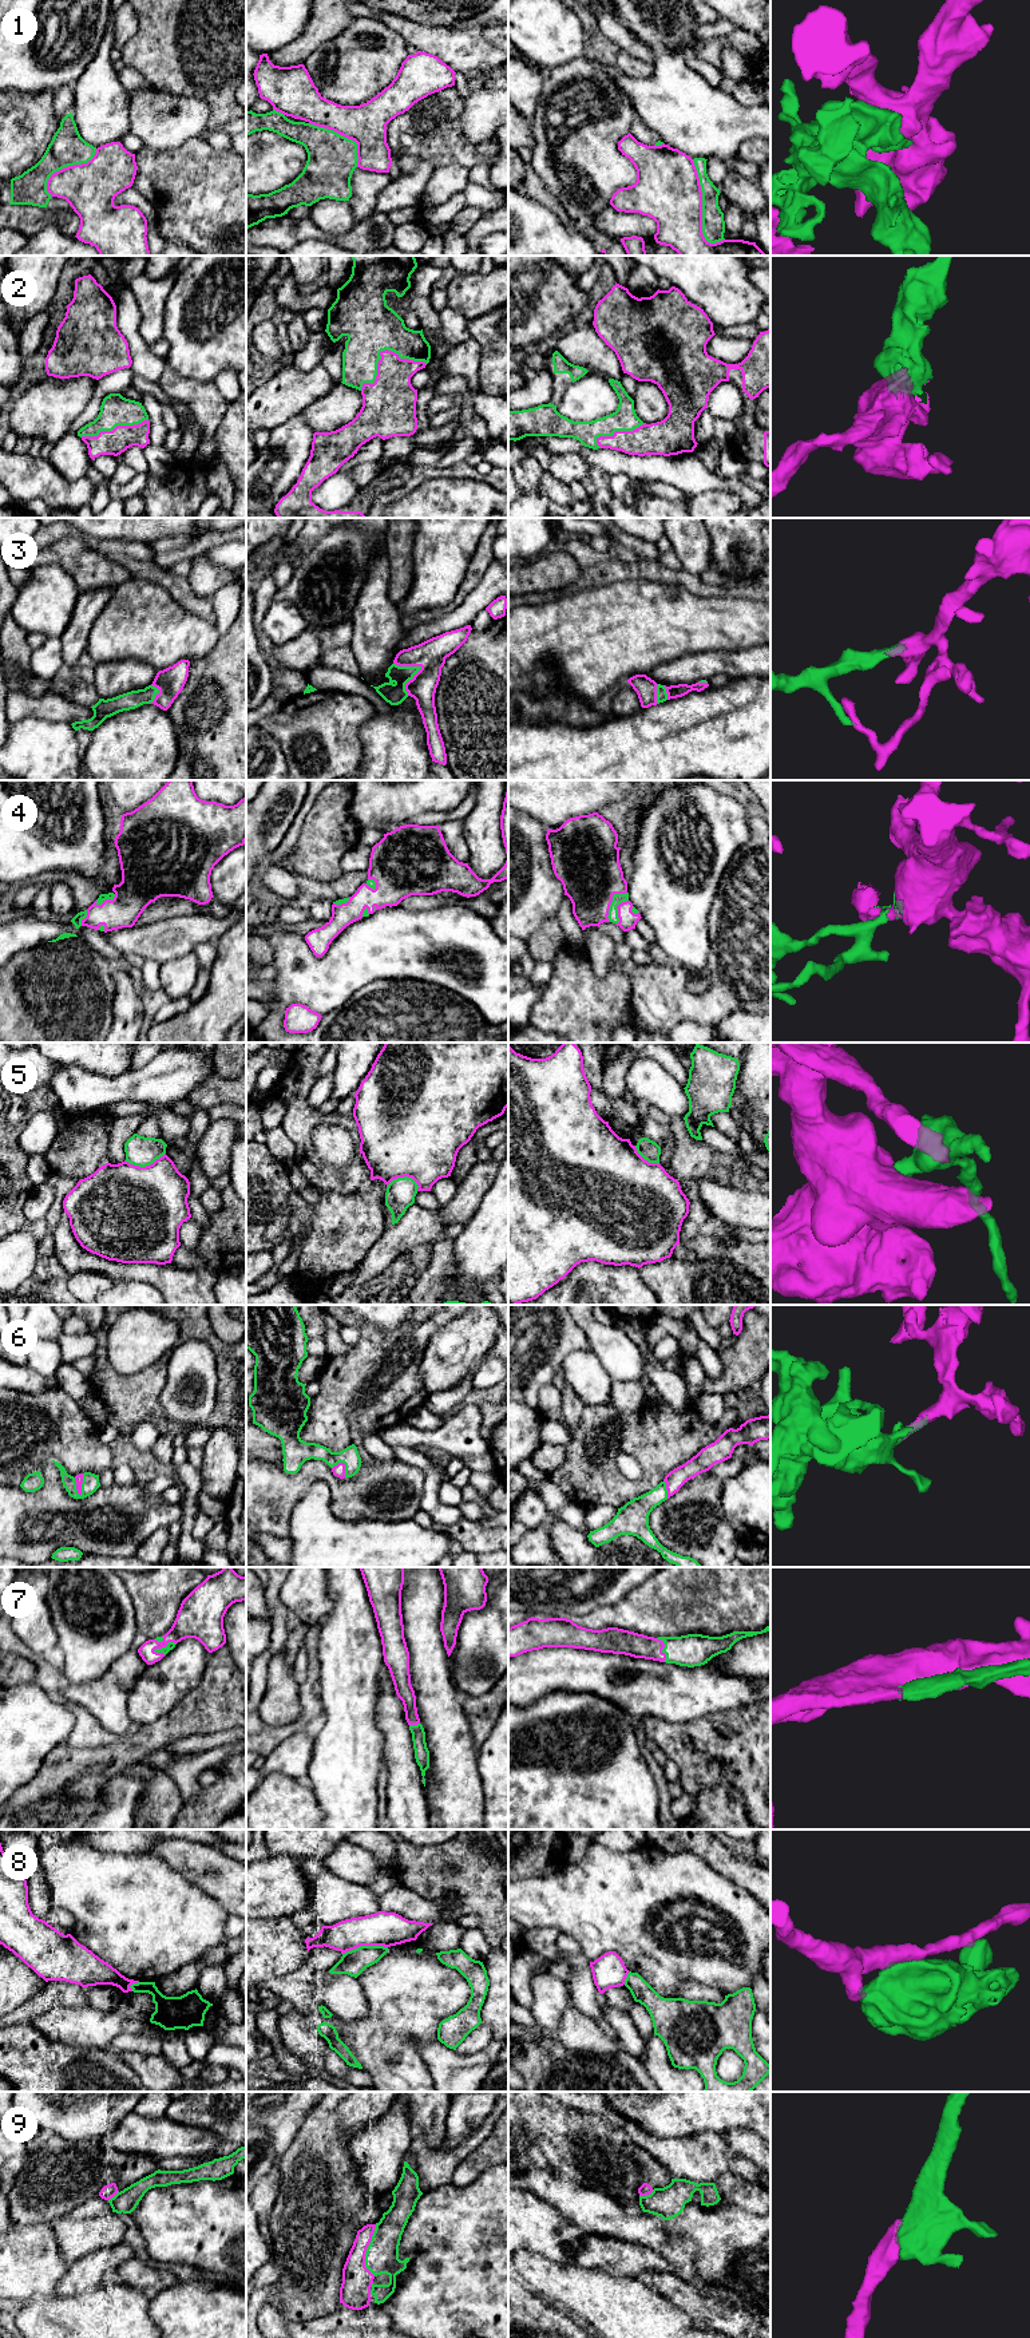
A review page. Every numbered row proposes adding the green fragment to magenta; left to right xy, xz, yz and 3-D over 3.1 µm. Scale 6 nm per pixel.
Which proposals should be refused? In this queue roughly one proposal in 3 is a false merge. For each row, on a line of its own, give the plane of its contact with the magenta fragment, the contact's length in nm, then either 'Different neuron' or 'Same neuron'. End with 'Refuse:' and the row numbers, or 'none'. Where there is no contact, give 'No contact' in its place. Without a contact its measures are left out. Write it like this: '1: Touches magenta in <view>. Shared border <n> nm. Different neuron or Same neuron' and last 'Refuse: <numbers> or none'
1: Touches magenta in yz. Shared border 550 nm. Different neuron
2: Touches magenta in xz. Shared border 440 nm. Same neuron
3: Touches magenta in xz. Shared border 220 nm. Same neuron
4: Touches magenta in yz. Shared border 220 nm. Same neuron
5: Touches magenta in xy. Shared border 260 nm. Different neuron
6: Touches magenta in xy. Shared border 140 nm. Same neuron
7: Touches magenta in xy. Shared border 150 nm. Same neuron
8: Touches magenta in xz. Shared border 280 nm. Different neuron
9: Touches magenta in xz. Shared border 320 nm. Same neuron
Refuse: 1, 5, 8

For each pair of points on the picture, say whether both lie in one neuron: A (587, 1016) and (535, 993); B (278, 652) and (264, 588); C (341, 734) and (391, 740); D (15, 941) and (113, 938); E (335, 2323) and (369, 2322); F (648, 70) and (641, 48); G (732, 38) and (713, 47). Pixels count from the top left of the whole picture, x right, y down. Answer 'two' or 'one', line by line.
A: two
B: two
C: two
D: two
E: one
F: two
G: one

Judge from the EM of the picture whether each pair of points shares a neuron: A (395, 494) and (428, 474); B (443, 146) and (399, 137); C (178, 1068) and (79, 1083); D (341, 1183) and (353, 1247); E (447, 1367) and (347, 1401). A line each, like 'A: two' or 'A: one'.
A: one
B: one
C: one
D: two
E: two

